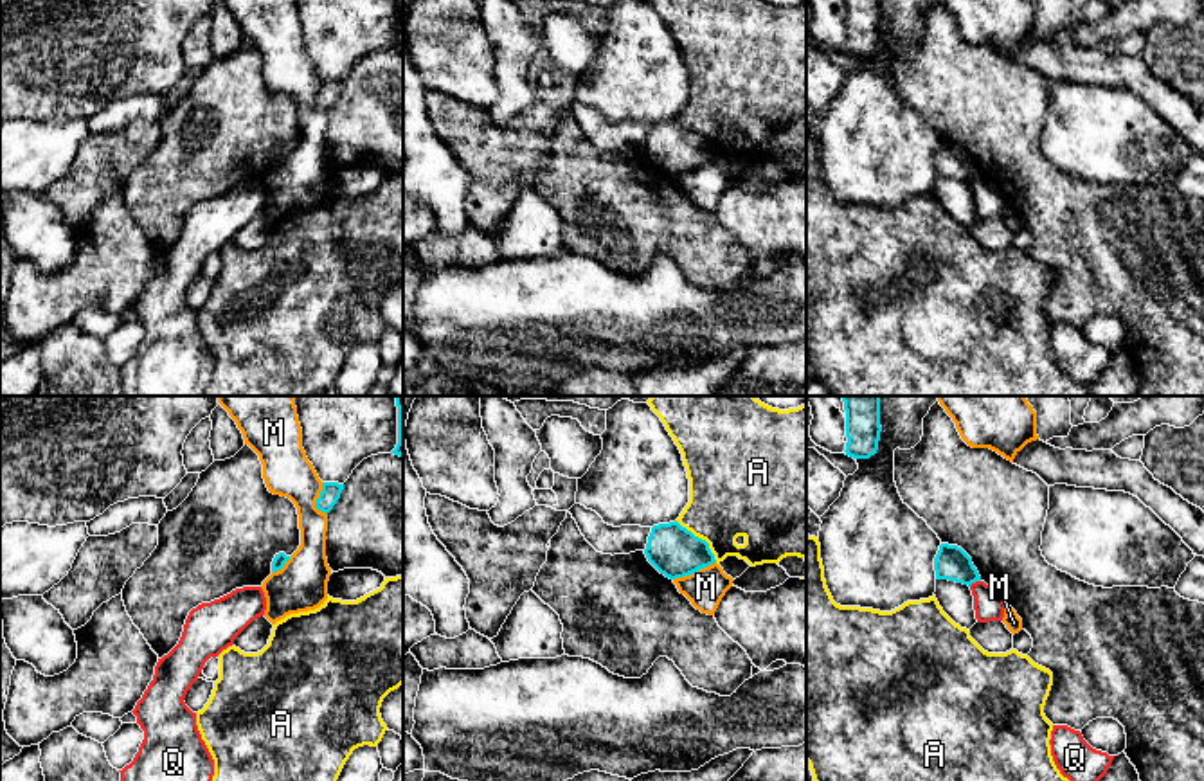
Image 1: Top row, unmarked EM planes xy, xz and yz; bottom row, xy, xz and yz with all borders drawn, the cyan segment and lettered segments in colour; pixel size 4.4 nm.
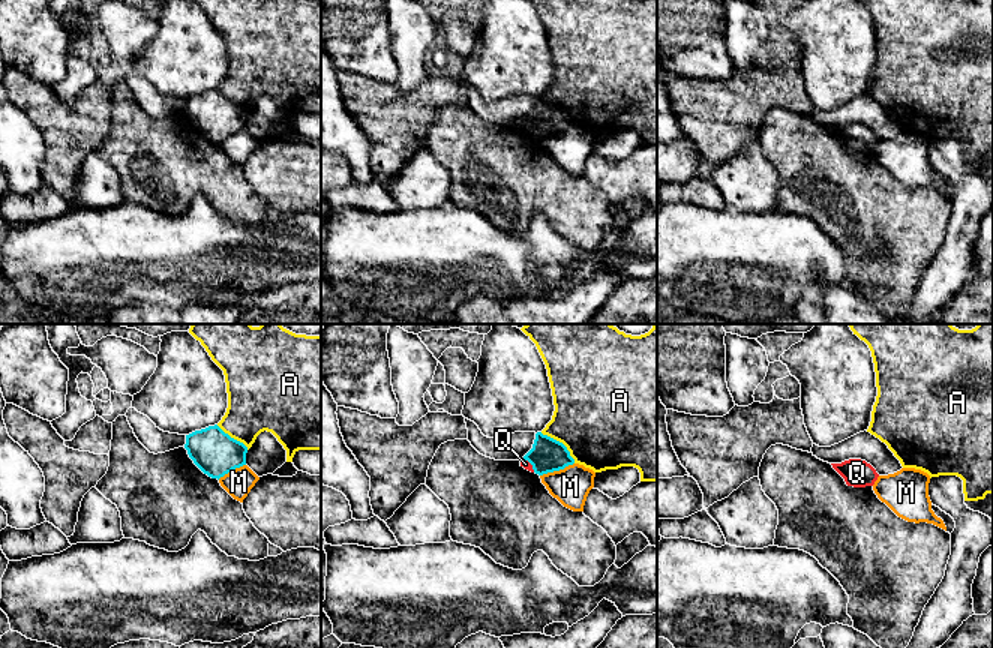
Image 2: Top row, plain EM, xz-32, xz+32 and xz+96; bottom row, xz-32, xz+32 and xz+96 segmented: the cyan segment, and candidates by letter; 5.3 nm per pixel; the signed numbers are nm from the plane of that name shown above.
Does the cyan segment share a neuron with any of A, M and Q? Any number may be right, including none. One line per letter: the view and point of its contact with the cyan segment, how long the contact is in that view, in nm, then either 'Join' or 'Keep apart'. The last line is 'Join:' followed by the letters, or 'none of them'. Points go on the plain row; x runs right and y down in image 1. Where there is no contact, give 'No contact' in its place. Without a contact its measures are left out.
A: Touches cyan at xz (700, 135). Shared border 260 nm. Keep apart
M: Touches cyan at xz (693, 168). Shared border 200 nm. Keep apart
Q: Touches cyan at yz (974, 179). Shared border 60 nm. Keep apart
Join: none of them

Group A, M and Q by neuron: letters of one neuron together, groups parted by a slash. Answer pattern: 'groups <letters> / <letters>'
groups A / M / Q

